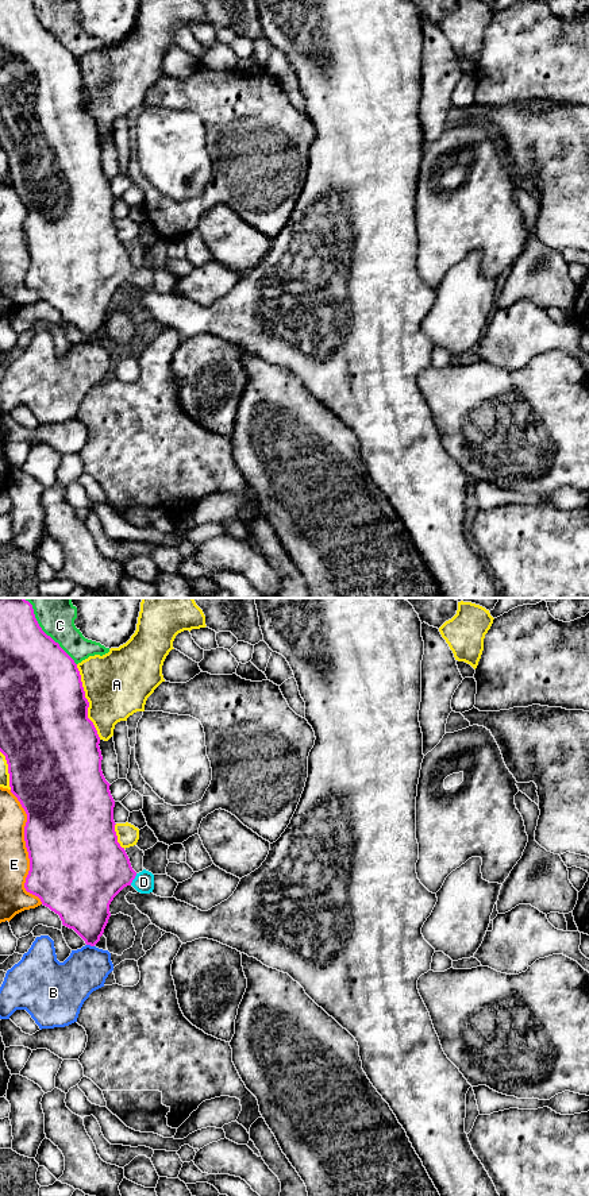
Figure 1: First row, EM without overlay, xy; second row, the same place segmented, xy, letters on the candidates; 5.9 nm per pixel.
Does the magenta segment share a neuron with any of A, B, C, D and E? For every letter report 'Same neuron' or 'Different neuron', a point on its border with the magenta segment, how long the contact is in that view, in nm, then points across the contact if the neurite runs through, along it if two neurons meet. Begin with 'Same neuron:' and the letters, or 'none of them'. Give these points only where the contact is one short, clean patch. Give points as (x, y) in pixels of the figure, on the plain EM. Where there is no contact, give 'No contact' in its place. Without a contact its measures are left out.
Same neuron: D
A: Different neuron. Touches magenta at xy (88, 97). Shared border 480 nm
B: Different neuron. Touches magenta at xy (91, 340). Shared border 50 nm
C: Different neuron. Touches magenta at xy (49, 31). Shared border 440 nm
D: Same neuron. Touches magenta at xy (134, 273). Shared border 80 nm. Path across: xy (93, 263), (104, 263), (134, 273), (143, 277)
E: Different neuron. Touches magenta at xy (27, 245). Shared border 700 nm

